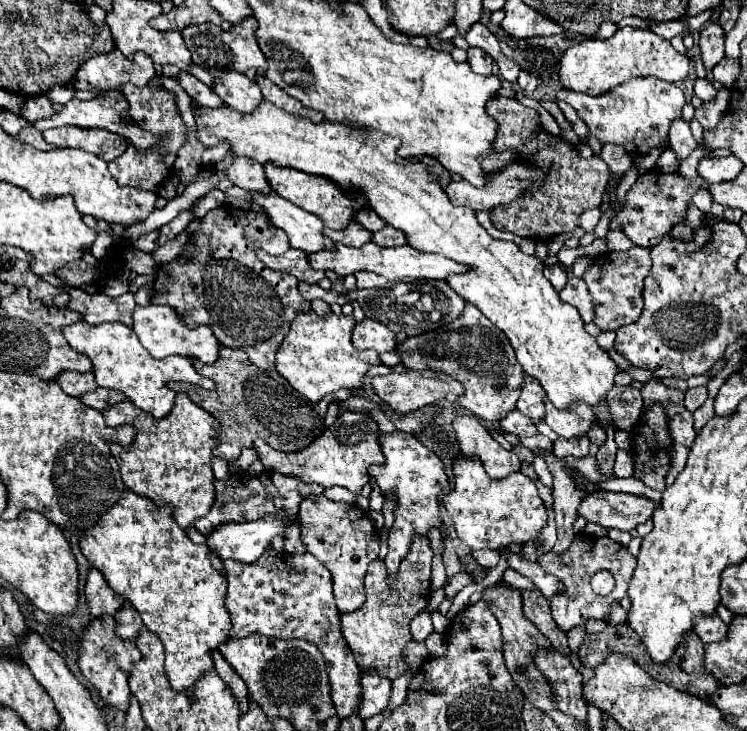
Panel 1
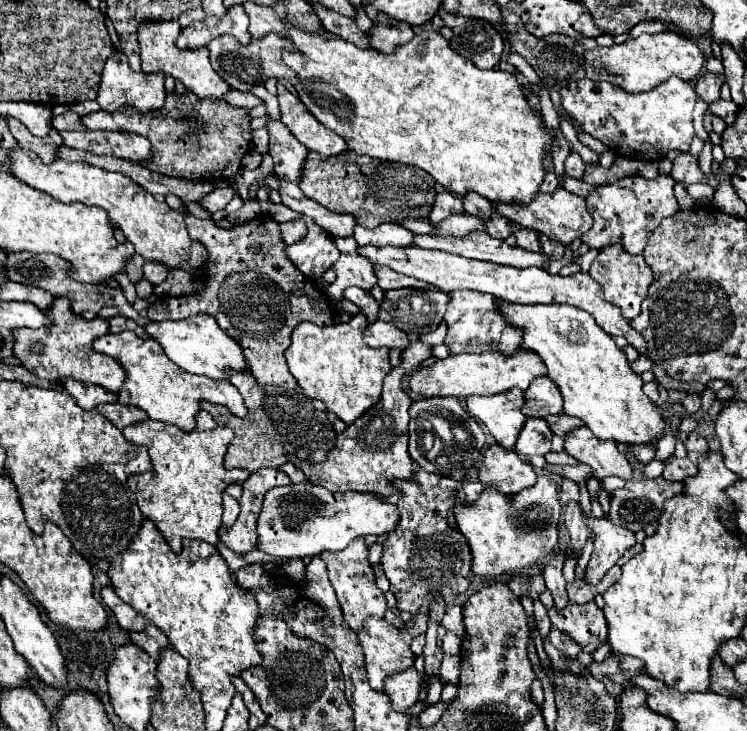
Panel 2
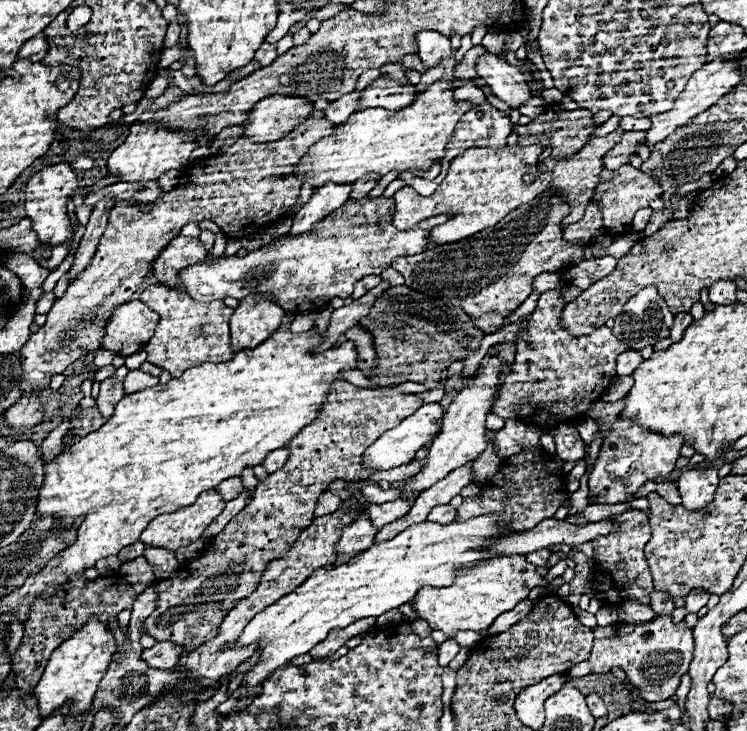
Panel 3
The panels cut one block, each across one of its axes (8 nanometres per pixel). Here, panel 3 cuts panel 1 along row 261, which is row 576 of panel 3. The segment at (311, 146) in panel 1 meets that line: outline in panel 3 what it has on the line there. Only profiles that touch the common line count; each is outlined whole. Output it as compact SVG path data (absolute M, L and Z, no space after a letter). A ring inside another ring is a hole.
M494 556L480 560L474 566L458 572L454 582L444 588L424 586L414 596L414 610L420 620L426 620L432 630L440 630L454 638L460 630L486 630L496 616L512 610L520 600L528 598L534 586L542 584L542 576L524 556Z

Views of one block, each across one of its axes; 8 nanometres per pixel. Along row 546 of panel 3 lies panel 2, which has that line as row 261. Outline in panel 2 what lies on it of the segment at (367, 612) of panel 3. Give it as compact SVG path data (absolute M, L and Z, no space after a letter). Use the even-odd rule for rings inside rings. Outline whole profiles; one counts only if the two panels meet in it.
M360 246L358 254L364 258L370 258L372 264L382 264L392 268L398 274L412 276L416 280L428 282L444 292L454 292L454 290L476 290L476 292L488 292L500 300L514 302L514 304L572 304L576 308L586 310L600 326L606 330L610 336L624 336L630 346L634 346L640 354L646 350L646 340L626 322L618 310L618 306L610 304L602 296L602 288L598 282L590 278L588 272L576 272L572 276L560 276L560 274L550 274L542 268L512 268L512 266L502 266L494 262L482 262L482 260L470 260L464 256L456 254L446 254L438 250L424 250L418 246Z

